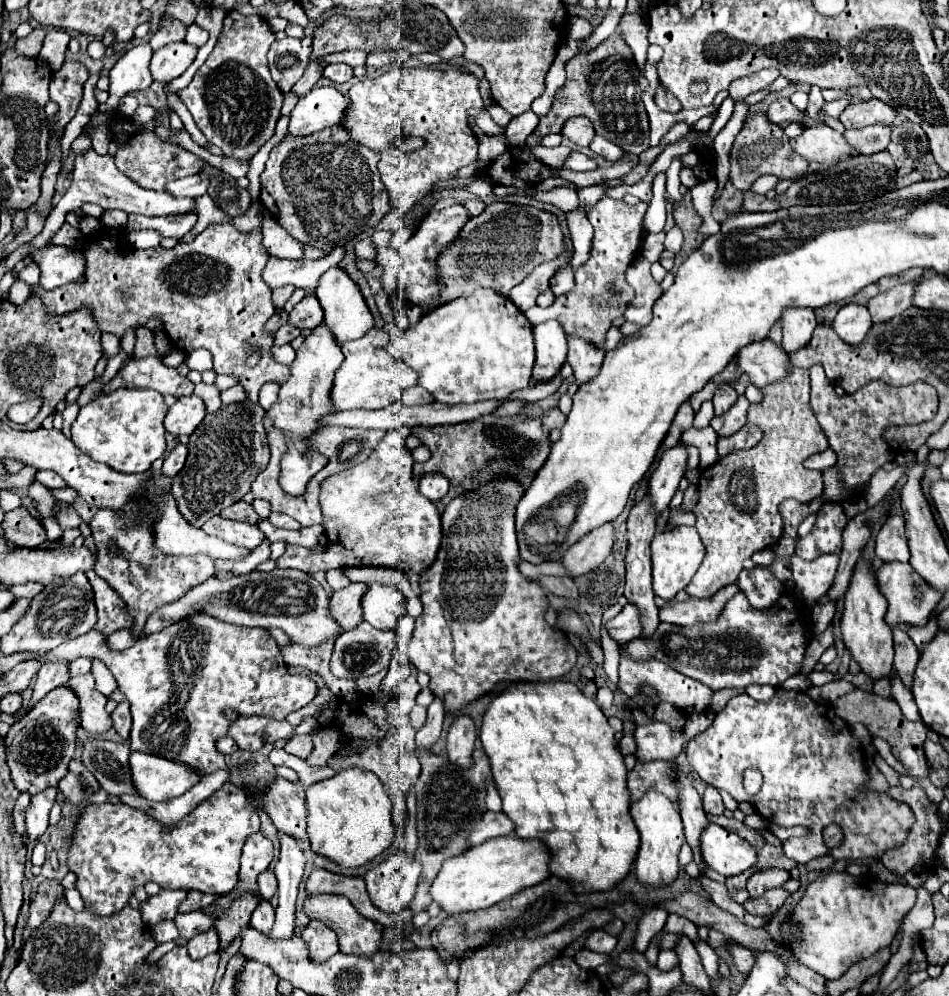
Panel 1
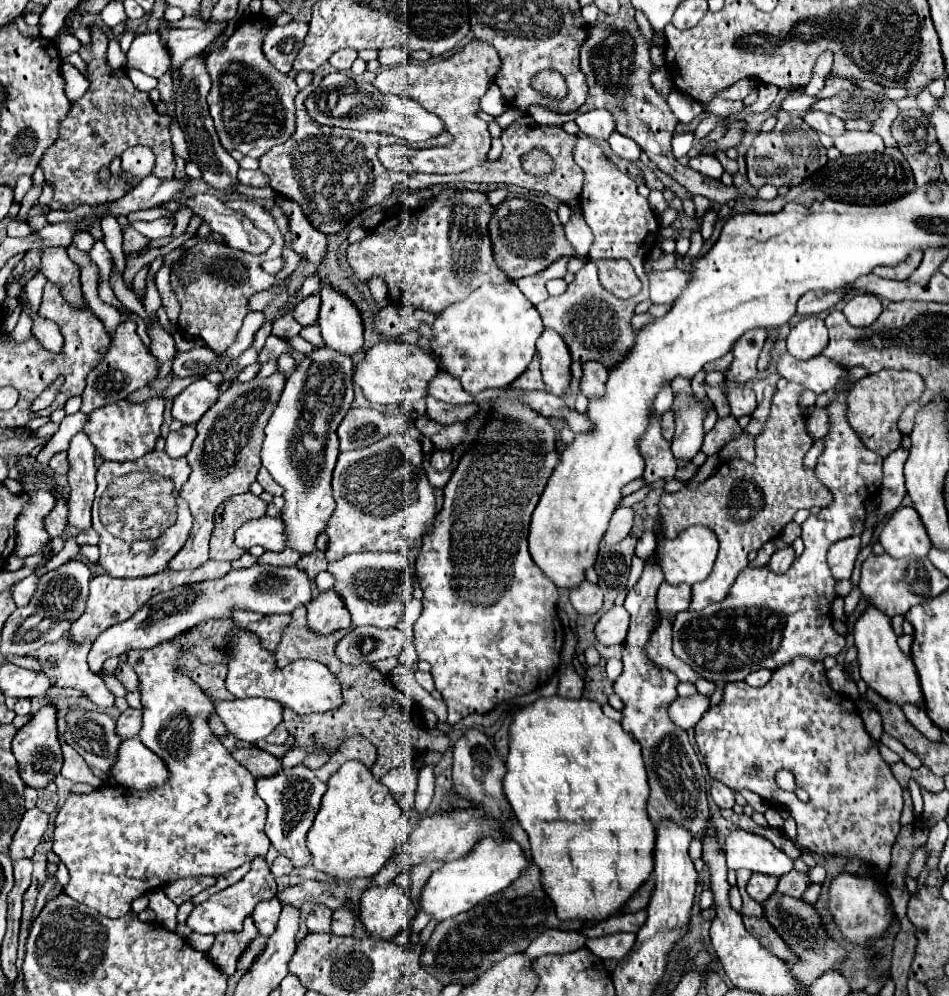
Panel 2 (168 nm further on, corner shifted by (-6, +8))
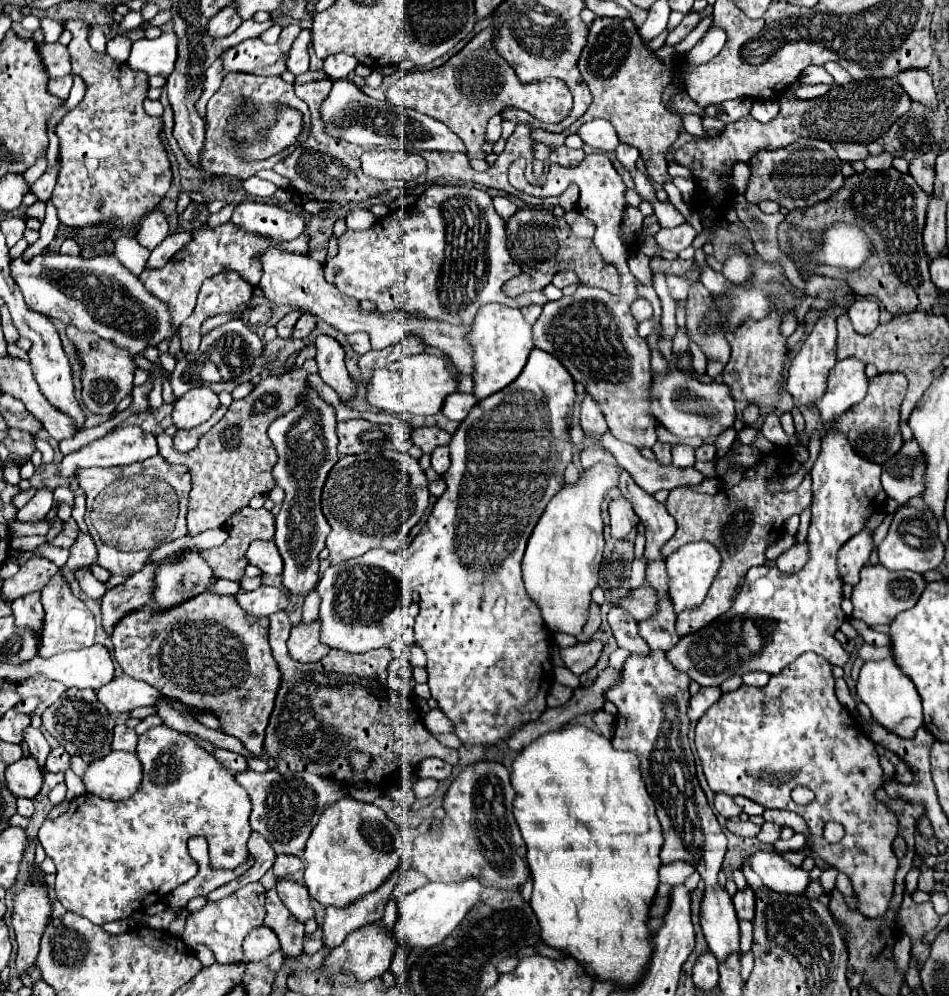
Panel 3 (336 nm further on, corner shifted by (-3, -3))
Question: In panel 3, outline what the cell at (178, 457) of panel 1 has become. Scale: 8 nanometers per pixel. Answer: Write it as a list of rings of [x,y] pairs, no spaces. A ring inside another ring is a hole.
[[[219,407],[205,423],[201,423],[201,425],[197,425],[197,427],[193,427],[193,429],[179,429],[177,433],[175,433],[175,437],[173,437],[173,441],[175,441],[175,449],[177,451],[181,451],[181,453],[185,453],[185,451],[191,451],[191,449],[195,449],[197,447],[197,443],[199,443],[199,439],[201,439],[201,435],[205,435],[223,415],[225,415],[225,411],[227,411],[227,407]]]

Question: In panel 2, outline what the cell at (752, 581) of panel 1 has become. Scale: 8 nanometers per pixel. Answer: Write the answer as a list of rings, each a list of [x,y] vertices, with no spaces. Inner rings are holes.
[[[784,548],[784,550],[776,550],[766,566],[768,566],[768,570],[772,570],[776,574],[784,574],[792,566],[792,562],[794,562],[794,550]]]

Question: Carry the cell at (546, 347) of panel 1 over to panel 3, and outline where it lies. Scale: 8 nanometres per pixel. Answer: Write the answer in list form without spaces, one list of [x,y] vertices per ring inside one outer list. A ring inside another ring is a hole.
[[[533,349],[521,375],[513,383],[509,383],[509,387],[501,389],[499,393],[477,401],[475,407],[471,409],[471,413],[467,415],[467,419],[461,421],[459,429],[453,433],[453,439],[449,443],[451,467],[443,475],[443,479],[447,483],[447,491],[437,499],[431,515],[427,517],[427,523],[415,535],[413,543],[409,545],[411,589],[417,591],[421,597],[419,599],[421,611],[419,611],[417,621],[415,621],[415,639],[427,655],[425,669],[429,673],[431,697],[437,699],[439,709],[453,721],[455,735],[467,747],[469,745],[495,745],[499,741],[505,741],[505,739],[509,739],[509,735],[513,735],[513,731],[517,731],[517,727],[523,727],[525,723],[539,719],[539,715],[547,709],[545,697],[547,697],[549,687],[553,685],[553,667],[549,661],[551,639],[549,639],[549,633],[543,625],[543,617],[541,617],[537,603],[531,601],[525,593],[523,579],[521,579],[521,559],[523,559],[525,545],[527,545],[527,539],[529,539],[533,527],[537,525],[539,517],[543,515],[543,511],[545,511],[547,503],[553,499],[553,495],[557,495],[557,491],[563,487],[563,473],[573,459],[573,447],[569,441],[573,405],[575,405],[575,381],[569,375],[569,371],[565,371],[565,367],[561,367],[559,359],[555,359],[553,355],[549,355],[541,349]]]

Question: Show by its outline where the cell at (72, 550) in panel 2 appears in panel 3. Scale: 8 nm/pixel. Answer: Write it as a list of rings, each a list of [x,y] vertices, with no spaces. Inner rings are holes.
[[[81,569],[81,571],[77,571],[75,577],[77,577],[81,589],[83,589],[89,597],[93,597],[95,601],[101,601],[101,597],[103,597],[105,591],[107,591],[107,587],[105,587],[103,583],[99,583],[99,581],[93,577],[93,573],[91,573],[89,569]]]

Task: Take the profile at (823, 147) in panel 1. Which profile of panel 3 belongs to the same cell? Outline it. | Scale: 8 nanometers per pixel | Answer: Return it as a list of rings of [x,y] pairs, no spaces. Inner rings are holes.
[[[883,153],[879,157],[867,157],[863,163],[867,169],[875,169],[875,171],[881,171],[881,169],[889,169],[891,167],[891,161],[893,161],[895,155],[891,153]]]

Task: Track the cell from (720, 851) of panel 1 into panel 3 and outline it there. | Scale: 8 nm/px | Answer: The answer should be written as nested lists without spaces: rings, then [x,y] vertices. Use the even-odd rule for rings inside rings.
[[[757,851],[751,855],[753,871],[763,879],[765,887],[777,893],[803,895],[809,887],[809,873],[787,863],[779,853]]]

